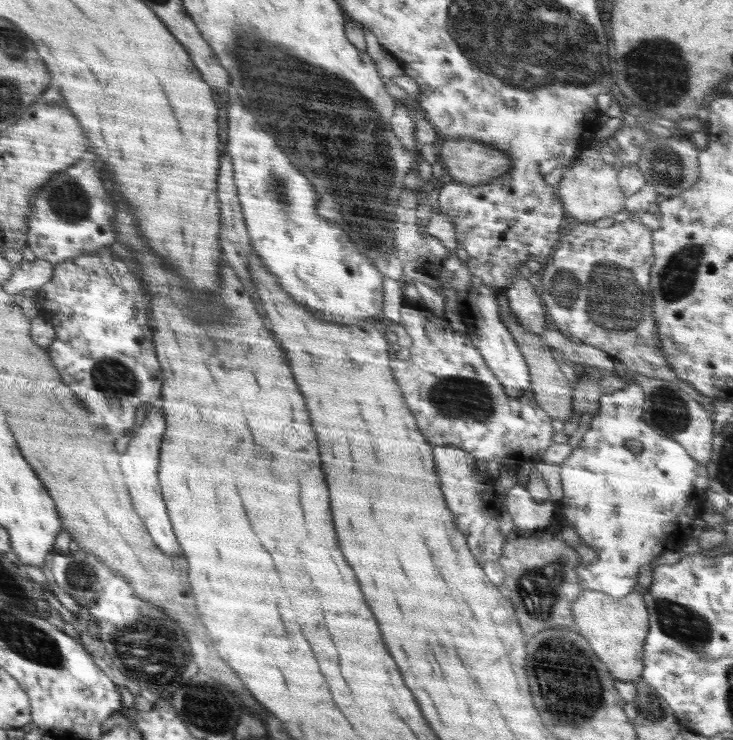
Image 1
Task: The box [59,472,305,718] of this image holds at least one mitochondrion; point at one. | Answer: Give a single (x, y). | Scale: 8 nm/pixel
(141, 646)

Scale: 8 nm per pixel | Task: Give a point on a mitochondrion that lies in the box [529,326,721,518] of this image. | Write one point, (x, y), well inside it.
(667, 410)

